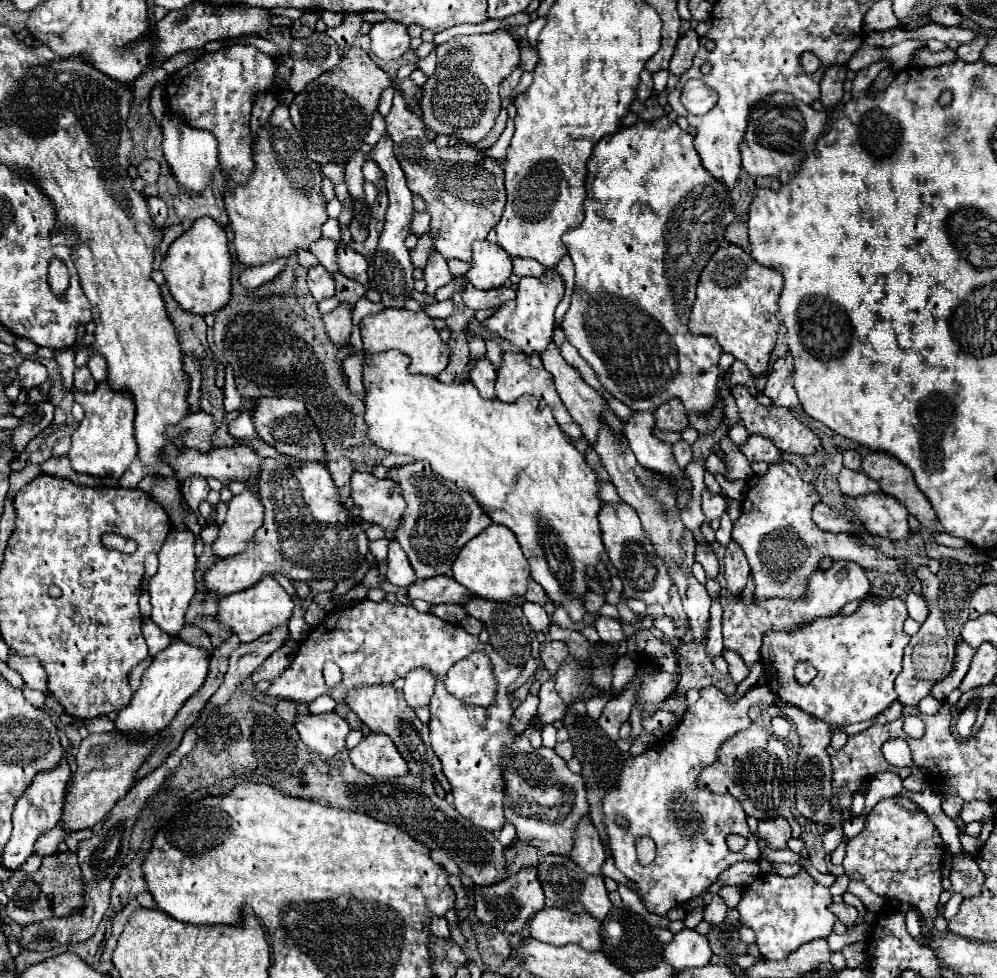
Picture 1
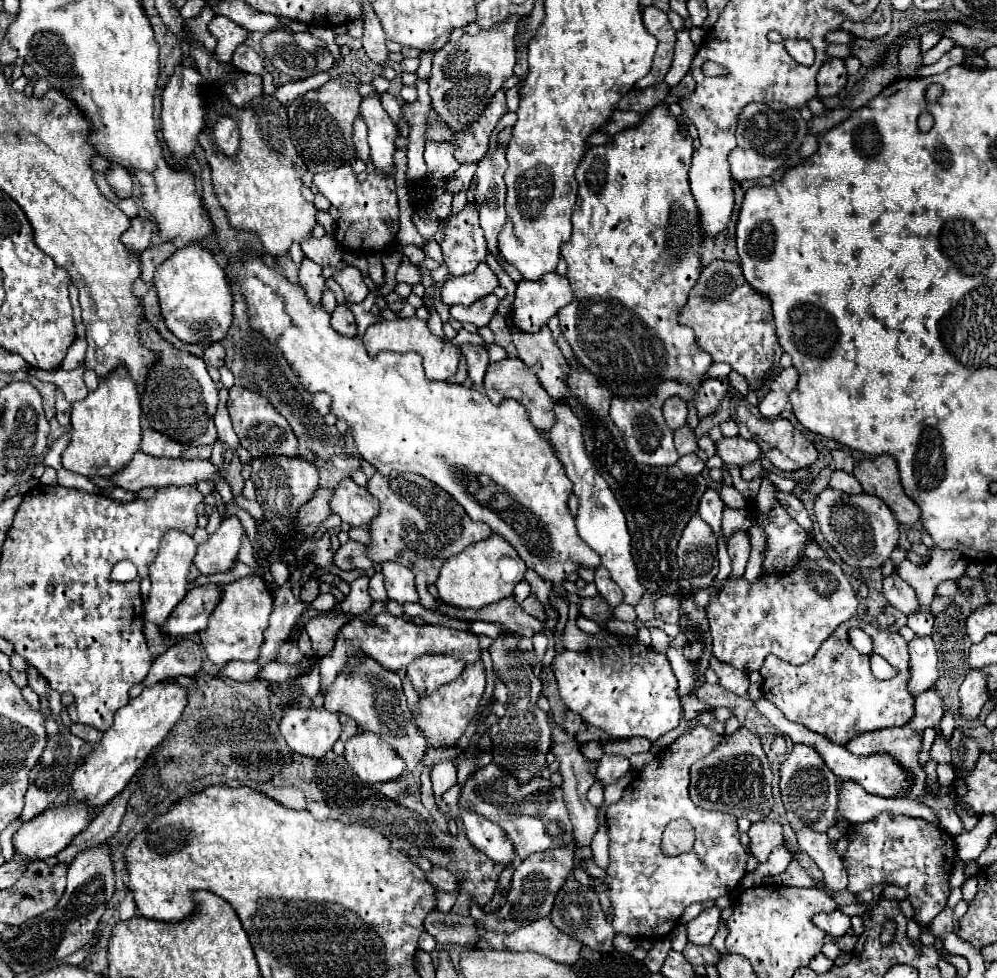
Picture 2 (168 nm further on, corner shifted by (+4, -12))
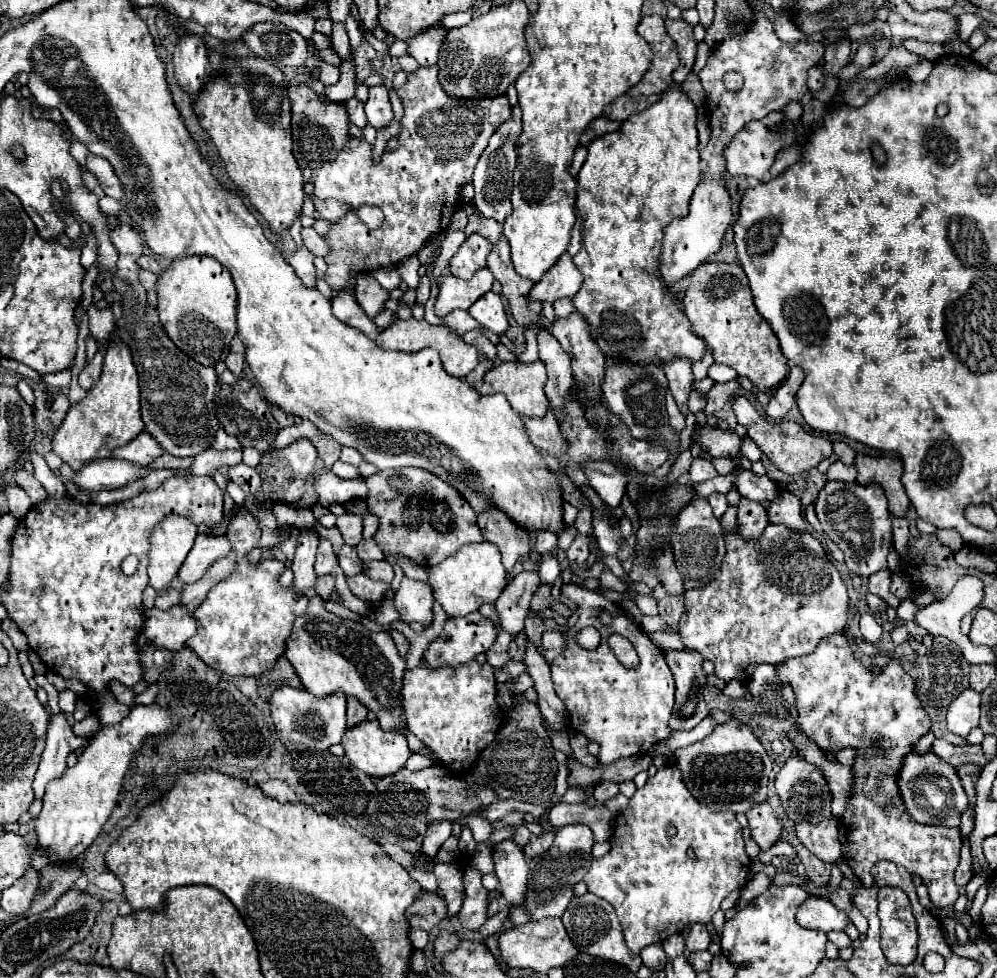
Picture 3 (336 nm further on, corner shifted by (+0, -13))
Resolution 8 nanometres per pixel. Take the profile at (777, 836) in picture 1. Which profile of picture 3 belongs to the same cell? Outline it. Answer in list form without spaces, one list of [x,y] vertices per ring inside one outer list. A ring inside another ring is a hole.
[[[769,804],[753,806],[753,810],[747,814],[747,820],[751,838],[761,846],[761,850],[769,850],[777,840],[781,840],[781,822]]]

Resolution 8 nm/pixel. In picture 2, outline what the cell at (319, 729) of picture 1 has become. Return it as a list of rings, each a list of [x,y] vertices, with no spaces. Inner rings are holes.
[[[285,705],[279,731],[291,751],[307,757],[323,757],[339,739],[341,723],[337,713],[329,713],[325,707],[301,709]]]

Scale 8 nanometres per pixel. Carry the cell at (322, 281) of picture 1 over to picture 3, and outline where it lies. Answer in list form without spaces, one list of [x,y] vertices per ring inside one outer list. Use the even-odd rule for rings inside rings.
[[[305,246],[303,248],[299,248],[291,258],[289,258],[289,264],[295,268],[295,272],[297,272],[297,276],[301,278],[301,282],[305,284],[305,286],[311,286],[311,288],[315,288],[315,280],[317,280],[317,276],[315,276],[315,266],[313,266],[313,254],[309,254],[309,250],[305,250]]]

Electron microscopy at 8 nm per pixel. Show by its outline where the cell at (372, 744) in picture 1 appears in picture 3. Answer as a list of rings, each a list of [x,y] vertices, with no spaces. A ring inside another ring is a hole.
[[[365,720],[365,722],[349,728],[345,732],[345,738],[341,740],[341,744],[345,748],[345,756],[349,758],[349,762],[369,776],[381,776],[383,778],[387,774],[397,774],[399,770],[405,768],[405,762],[411,756],[411,750],[407,746],[405,736],[383,732],[377,726],[377,720]]]

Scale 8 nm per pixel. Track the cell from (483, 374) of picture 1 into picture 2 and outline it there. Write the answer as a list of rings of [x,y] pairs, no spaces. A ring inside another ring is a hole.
[[[463,343],[461,345],[461,353],[463,353],[463,357],[467,359],[467,365],[469,365],[469,377],[473,379],[475,387],[481,387],[485,371],[487,371],[487,365],[489,365],[487,349],[479,347],[479,345]]]

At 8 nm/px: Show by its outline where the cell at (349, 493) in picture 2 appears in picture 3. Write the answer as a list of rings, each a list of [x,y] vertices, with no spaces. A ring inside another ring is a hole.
[[[319,470],[315,474],[315,492],[319,494],[319,504],[329,508],[331,504],[353,502],[353,482],[363,480],[343,480],[331,470]]]

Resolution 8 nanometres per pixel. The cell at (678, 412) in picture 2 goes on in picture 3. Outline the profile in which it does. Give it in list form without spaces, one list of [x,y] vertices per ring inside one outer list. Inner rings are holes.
[[[683,358],[677,362],[665,364],[665,376],[669,380],[669,390],[681,410],[681,414],[687,414],[687,400],[691,394],[691,384],[693,384],[693,374],[691,374],[691,362],[685,362]]]

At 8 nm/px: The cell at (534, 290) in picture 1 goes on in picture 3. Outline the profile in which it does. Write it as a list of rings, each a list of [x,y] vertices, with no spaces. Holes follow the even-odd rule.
[[[565,252],[557,264],[543,274],[543,278],[531,288],[529,302],[557,302],[561,298],[573,298],[583,282],[581,272],[573,264],[571,256]]]

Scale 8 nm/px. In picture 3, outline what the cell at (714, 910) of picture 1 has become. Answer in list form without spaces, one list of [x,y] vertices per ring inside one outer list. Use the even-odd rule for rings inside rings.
[[[703,924],[687,926],[685,932],[683,932],[683,938],[685,938],[685,944],[687,944],[689,950],[705,950],[711,942],[711,938],[707,934],[707,928]]]

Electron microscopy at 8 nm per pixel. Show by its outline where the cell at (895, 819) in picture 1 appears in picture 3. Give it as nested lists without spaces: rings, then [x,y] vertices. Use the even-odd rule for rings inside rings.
[[[845,632],[831,634],[829,638],[823,638],[813,654],[801,656],[801,658],[783,660],[783,662],[775,664],[779,682],[781,682],[781,684],[789,684],[789,686],[793,688],[793,694],[795,694],[795,708],[797,708],[797,720],[795,720],[795,722],[797,722],[797,726],[799,726],[801,730],[805,730],[805,734],[809,734],[809,738],[813,738],[815,744],[819,744],[821,748],[827,748],[827,750],[831,750],[831,752],[837,752],[837,750],[849,748],[849,746],[857,748],[857,760],[855,760],[855,764],[853,764],[853,772],[855,772],[855,778],[857,778],[857,786],[855,786],[853,798],[849,800],[849,810],[847,810],[847,812],[843,814],[843,818],[839,820],[839,838],[841,838],[841,846],[843,846],[843,858],[845,858],[845,862],[849,864],[849,868],[853,870],[853,874],[859,878],[859,882],[861,882],[865,888],[869,888],[871,882],[873,882],[871,868],[873,868],[877,862],[881,862],[881,860],[893,862],[893,864],[897,864],[897,866],[903,866],[911,876],[919,876],[919,878],[923,880],[923,884],[925,884],[927,890],[929,890],[929,898],[931,898],[931,902],[933,902],[935,908],[947,908],[947,906],[951,906],[951,904],[959,898],[957,884],[955,884],[955,880],[953,880],[953,872],[955,872],[955,868],[957,868],[957,864],[959,864],[959,850],[961,850],[961,844],[963,844],[961,832],[959,832],[959,828],[927,826],[927,824],[913,822],[913,820],[905,814],[905,808],[901,806],[901,798],[899,798],[899,794],[897,794],[897,770],[899,770],[899,766],[901,766],[901,758],[909,752],[909,746],[913,746],[913,742],[917,742],[917,738],[921,738],[921,734],[925,734],[925,732],[931,728],[931,720],[929,720],[927,712],[919,706],[919,698],[917,698],[915,692],[913,692],[913,688],[915,688],[913,678],[905,672],[901,658],[889,658],[887,666],[885,666],[879,674],[873,674],[871,670],[865,668],[865,664],[863,664],[859,658],[855,658],[855,654],[853,654],[853,644],[855,644],[855,642],[849,640],[849,638],[845,636]]]

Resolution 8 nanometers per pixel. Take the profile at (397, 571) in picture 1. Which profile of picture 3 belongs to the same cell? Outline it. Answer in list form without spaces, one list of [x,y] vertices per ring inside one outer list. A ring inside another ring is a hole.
[[[403,576],[401,586],[393,596],[393,604],[399,610],[401,620],[407,624],[421,622],[423,626],[429,626],[433,620],[433,612],[431,612],[433,594],[429,584]]]

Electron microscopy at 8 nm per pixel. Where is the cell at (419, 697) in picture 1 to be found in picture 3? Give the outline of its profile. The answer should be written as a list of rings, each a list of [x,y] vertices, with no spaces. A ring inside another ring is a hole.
[[[473,612],[463,618],[449,618],[445,622],[441,636],[429,644],[423,660],[431,670],[437,670],[441,666],[461,666],[461,664],[475,660],[477,654],[487,652],[493,646],[495,636],[497,636],[497,632],[495,632],[493,624],[487,618],[483,618],[479,612]]]

